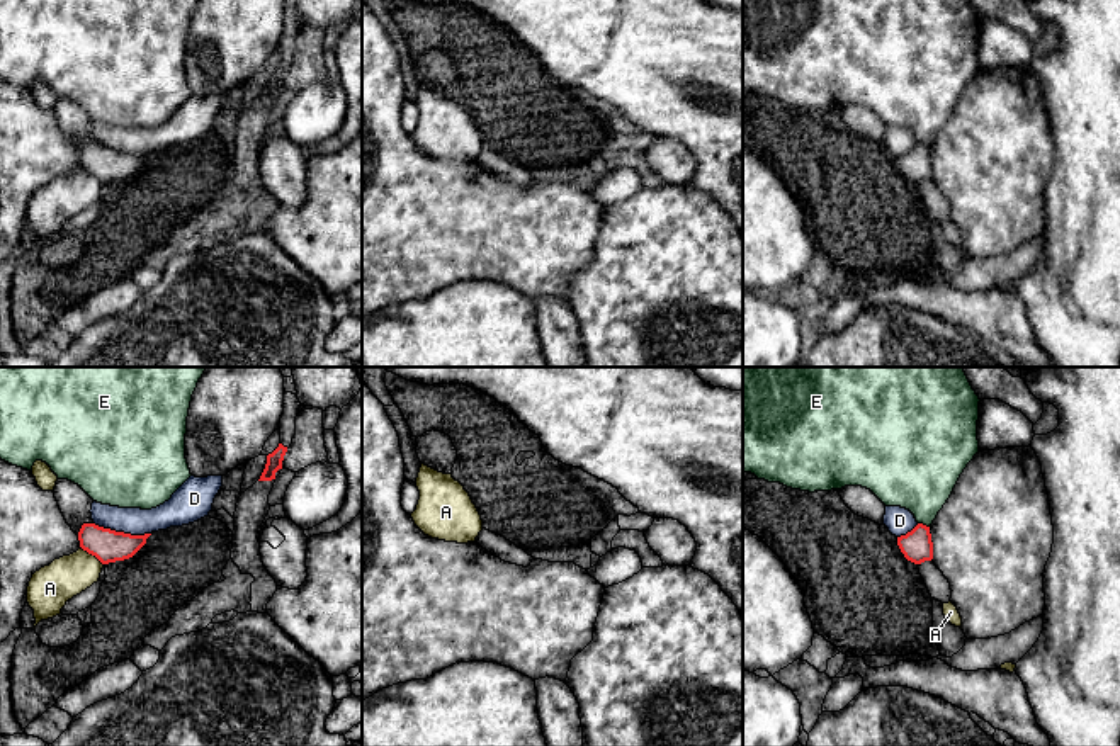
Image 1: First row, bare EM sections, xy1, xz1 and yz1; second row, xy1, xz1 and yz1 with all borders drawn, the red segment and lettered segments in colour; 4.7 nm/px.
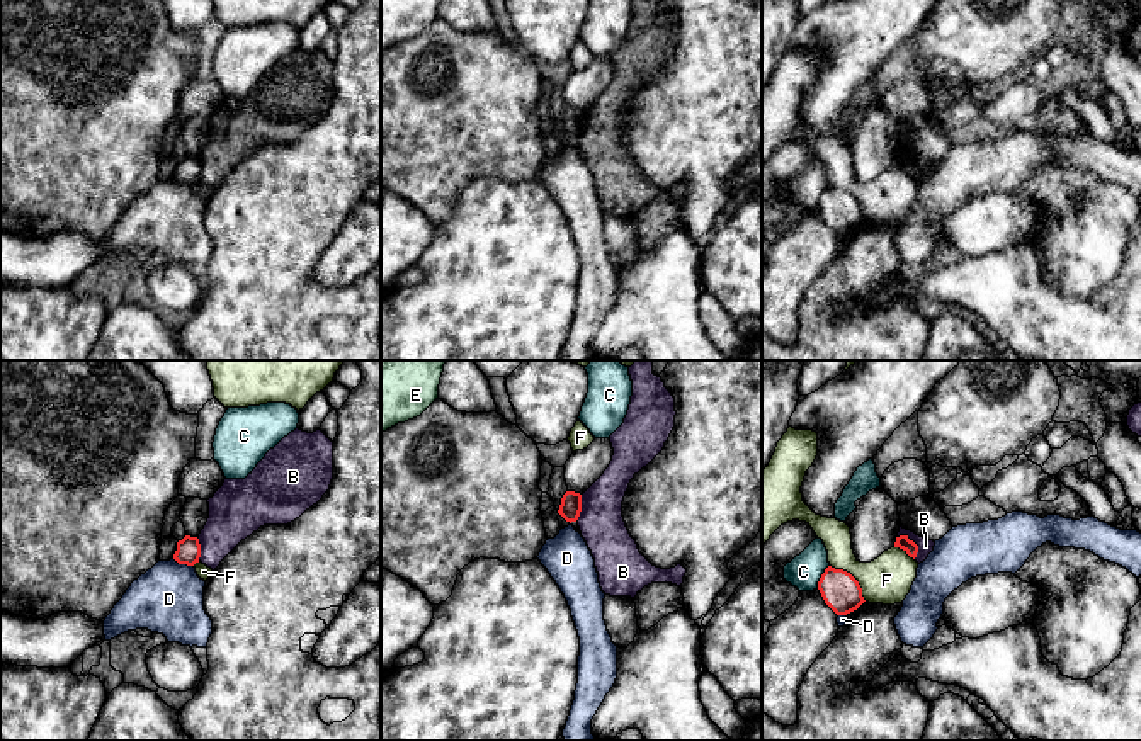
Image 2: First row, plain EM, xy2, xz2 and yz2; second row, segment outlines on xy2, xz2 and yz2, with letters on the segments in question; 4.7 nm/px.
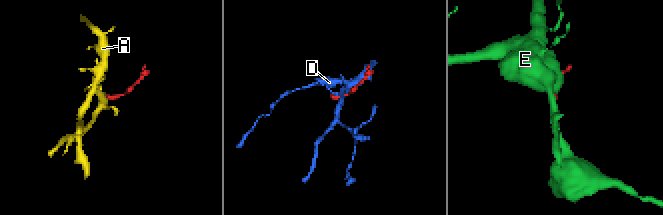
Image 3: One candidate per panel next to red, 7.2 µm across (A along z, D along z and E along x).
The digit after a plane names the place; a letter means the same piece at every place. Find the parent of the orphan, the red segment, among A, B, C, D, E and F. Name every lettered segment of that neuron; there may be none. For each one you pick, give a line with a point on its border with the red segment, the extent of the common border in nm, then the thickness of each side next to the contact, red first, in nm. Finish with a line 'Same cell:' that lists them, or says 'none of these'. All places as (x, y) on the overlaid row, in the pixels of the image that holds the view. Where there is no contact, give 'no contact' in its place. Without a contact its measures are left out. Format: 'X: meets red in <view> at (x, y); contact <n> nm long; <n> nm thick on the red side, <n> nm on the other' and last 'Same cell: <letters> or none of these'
Same cell: none of these

